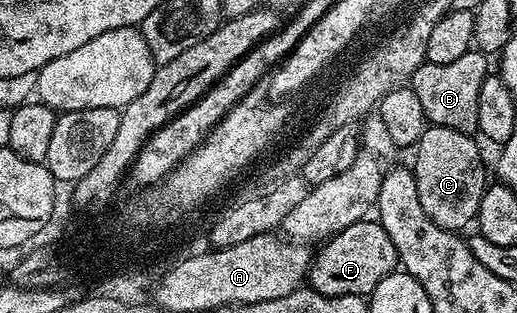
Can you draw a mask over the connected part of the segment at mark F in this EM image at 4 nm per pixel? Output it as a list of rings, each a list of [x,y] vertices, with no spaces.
[[[363,219],[335,233],[313,254],[308,272],[309,288],[325,297],[356,295],[366,297],[388,274],[399,268],[398,252],[388,239],[388,231],[376,219]]]

